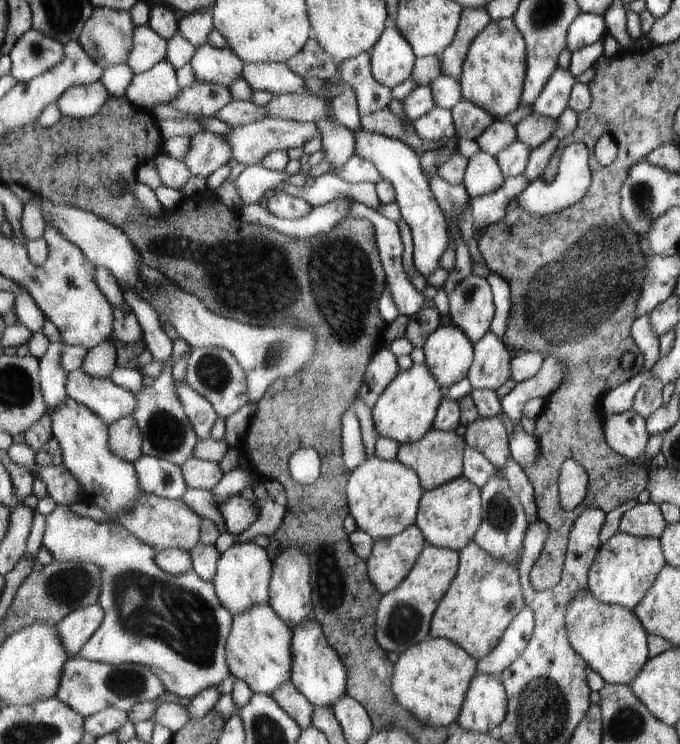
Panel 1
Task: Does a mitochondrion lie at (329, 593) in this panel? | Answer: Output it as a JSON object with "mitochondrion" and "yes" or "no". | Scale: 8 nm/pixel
{"mitochondrion":"yes"}

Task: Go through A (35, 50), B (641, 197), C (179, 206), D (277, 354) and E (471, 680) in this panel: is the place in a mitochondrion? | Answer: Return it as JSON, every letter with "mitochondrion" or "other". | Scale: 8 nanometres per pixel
{"A":"mitochondrion","B":"mitochondrion","C":"other","D":"mitochondrion","E":"other"}

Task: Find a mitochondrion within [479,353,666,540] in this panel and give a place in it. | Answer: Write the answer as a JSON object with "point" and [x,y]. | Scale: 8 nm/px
{"point":[502,518]}

